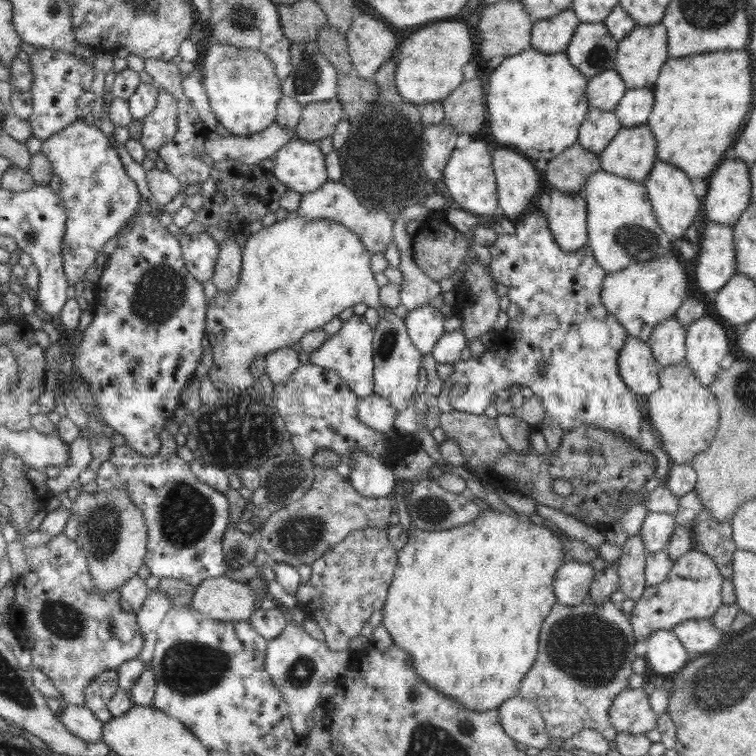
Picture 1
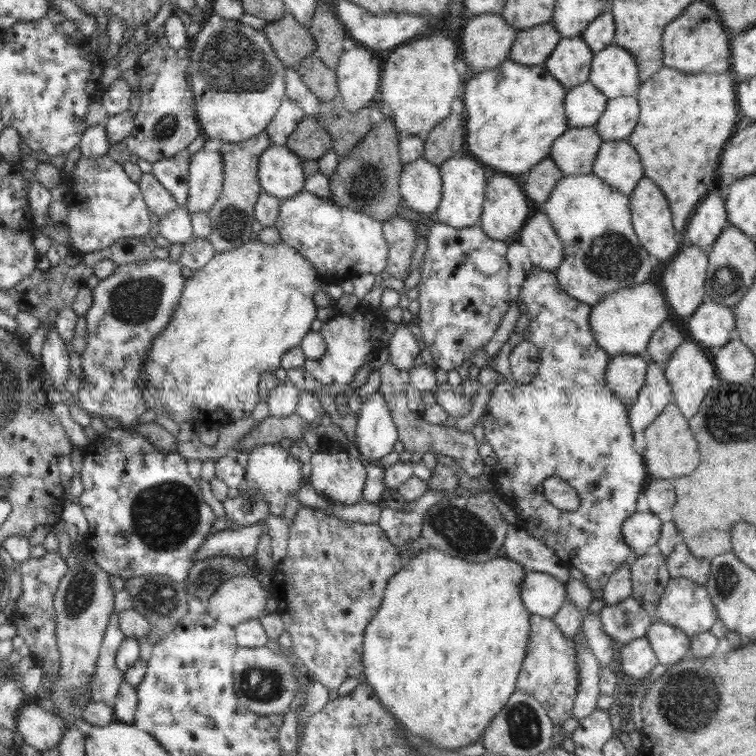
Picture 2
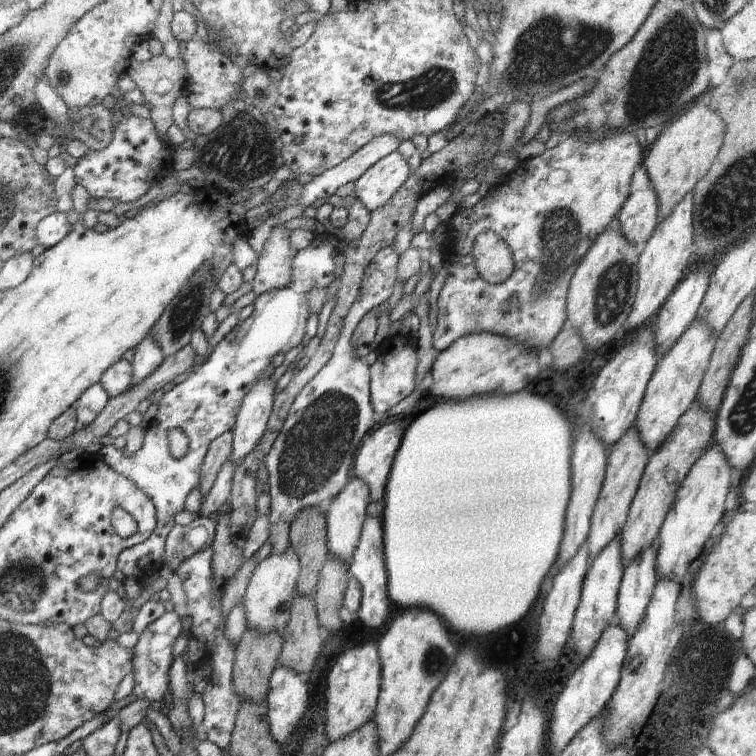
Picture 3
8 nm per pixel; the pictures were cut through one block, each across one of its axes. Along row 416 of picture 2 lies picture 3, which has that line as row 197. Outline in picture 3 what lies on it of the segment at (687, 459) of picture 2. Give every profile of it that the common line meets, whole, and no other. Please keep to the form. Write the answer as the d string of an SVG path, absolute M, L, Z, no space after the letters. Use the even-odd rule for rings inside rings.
M701 94L674 120L664 125L661 135L645 150L642 165L646 168L650 188L655 190L659 206L659 223L672 214L673 208L707 176L722 146L724 122L709 106L710 94Z

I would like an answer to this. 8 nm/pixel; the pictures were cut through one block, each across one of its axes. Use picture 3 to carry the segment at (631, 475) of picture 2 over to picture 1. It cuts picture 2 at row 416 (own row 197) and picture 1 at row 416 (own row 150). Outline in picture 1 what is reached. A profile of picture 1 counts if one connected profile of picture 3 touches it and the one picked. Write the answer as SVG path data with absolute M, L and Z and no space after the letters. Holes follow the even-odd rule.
M536 204L531 206L528 211L515 221L515 232L509 235L506 232L498 235L498 238L487 246L490 254L490 275L495 281L499 281L508 288L507 295L510 298L510 305L507 310L508 315L508 325L507 329L500 332L496 332L496 340L504 346L503 355L500 356L499 360L494 360L496 356L494 354L488 354L490 350L486 350L478 357L471 357L467 361L460 360L453 364L455 368L453 370L452 376L448 380L444 380L441 387L441 396L446 396L448 402L453 406L453 410L459 410L470 414L484 414L484 410L491 405L491 400L494 398L498 391L510 389L513 384L520 384L527 386L533 392L533 396L537 396L542 401L542 406L544 407L545 417L542 423L555 422L563 430L563 432L568 432L569 430L574 430L577 426L581 424L591 424L596 428L601 430L611 430L611 432L617 432L625 438L629 438L633 446L639 446L638 436L640 434L640 422L643 420L645 413L643 411L642 404L636 400L634 392L630 390L626 383L622 380L619 373L618 366L618 355L622 346L624 346L624 341L628 338L626 331L623 326L619 324L615 316L612 316L608 309L602 304L601 301L601 290L602 285L606 276L606 271L598 265L598 260L594 258L594 253L589 246L575 250L574 252L566 252L562 250L558 243L554 240L553 234L549 229L547 218L544 216L542 211L538 211Z

